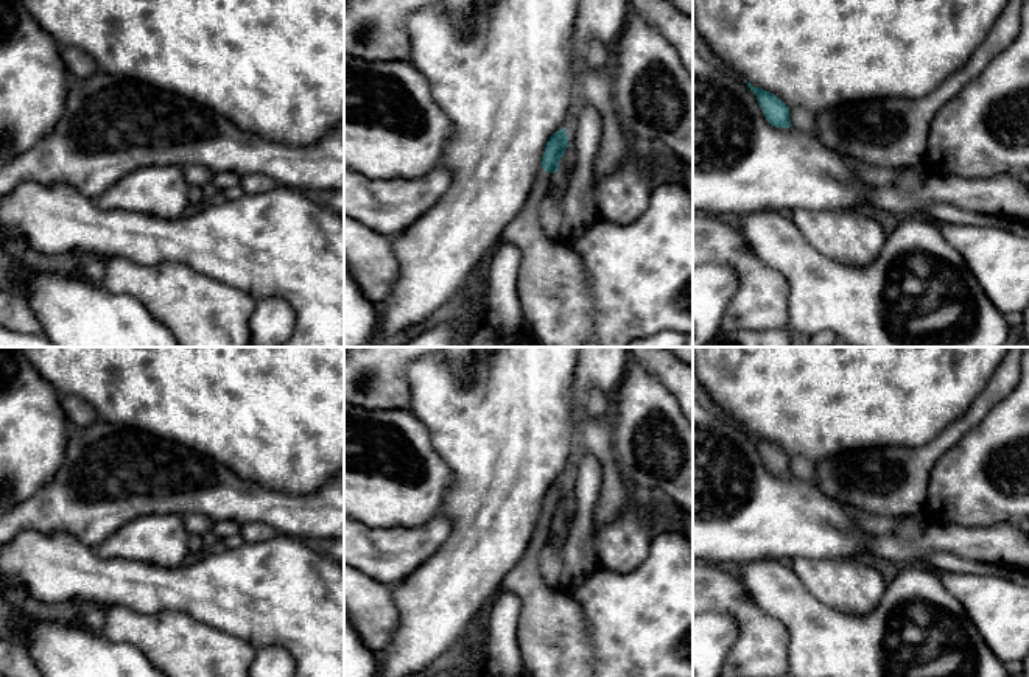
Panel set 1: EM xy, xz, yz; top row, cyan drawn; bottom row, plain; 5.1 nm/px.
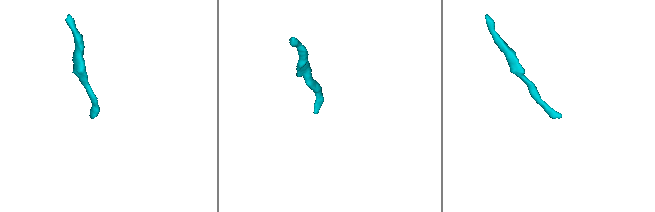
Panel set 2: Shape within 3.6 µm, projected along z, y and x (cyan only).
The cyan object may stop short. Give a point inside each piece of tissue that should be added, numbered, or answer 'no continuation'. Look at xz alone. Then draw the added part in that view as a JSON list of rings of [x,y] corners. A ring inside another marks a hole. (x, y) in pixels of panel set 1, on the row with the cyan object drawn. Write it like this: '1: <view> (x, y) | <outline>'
1: xz (553, 285) | [[[542,167],[529,198],[520,213],[504,227],[501,243],[512,243],[523,255],[517,275],[517,293],[523,308],[522,333],[532,347],[587,347],[595,328],[590,275],[581,257],[557,238],[543,235],[539,223],[539,207],[553,187],[556,173]]]

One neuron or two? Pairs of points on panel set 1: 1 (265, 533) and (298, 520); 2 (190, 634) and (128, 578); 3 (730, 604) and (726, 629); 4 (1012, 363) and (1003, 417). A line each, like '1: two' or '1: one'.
1: two
2: two
3: two
4: two

